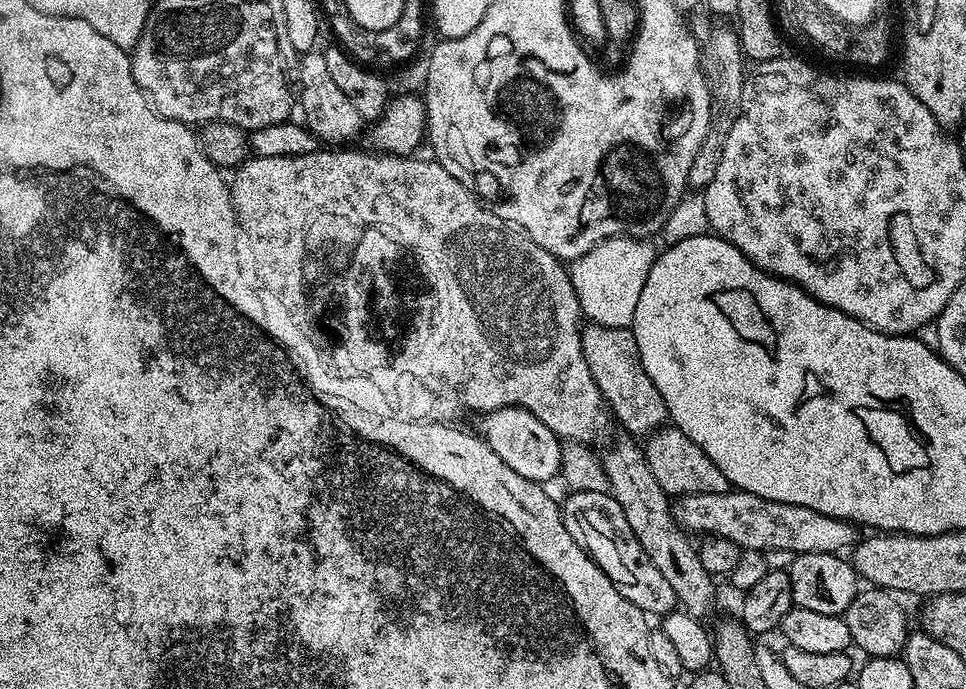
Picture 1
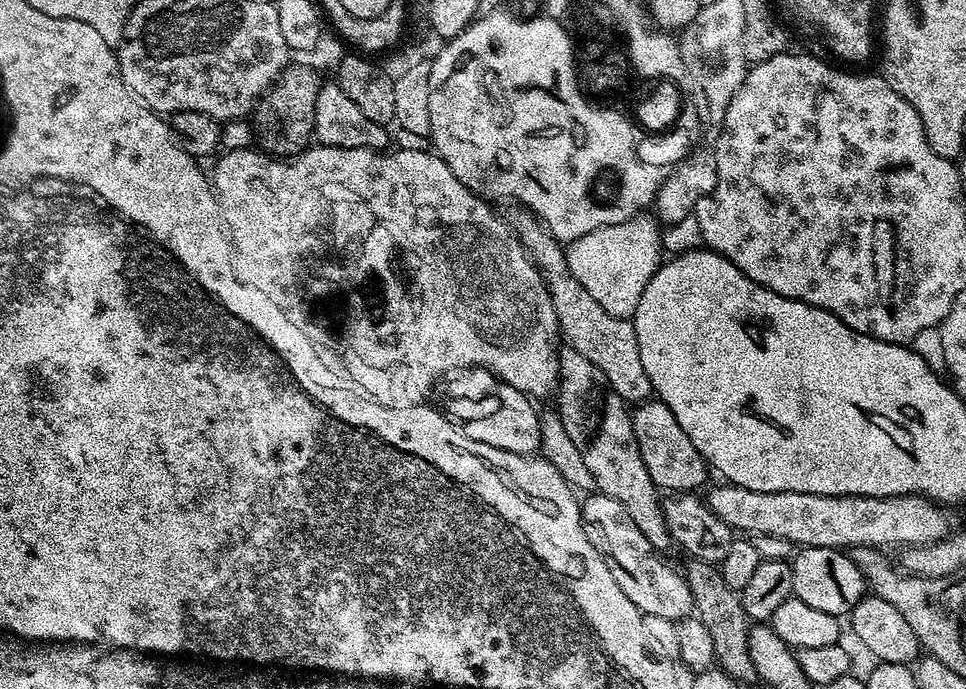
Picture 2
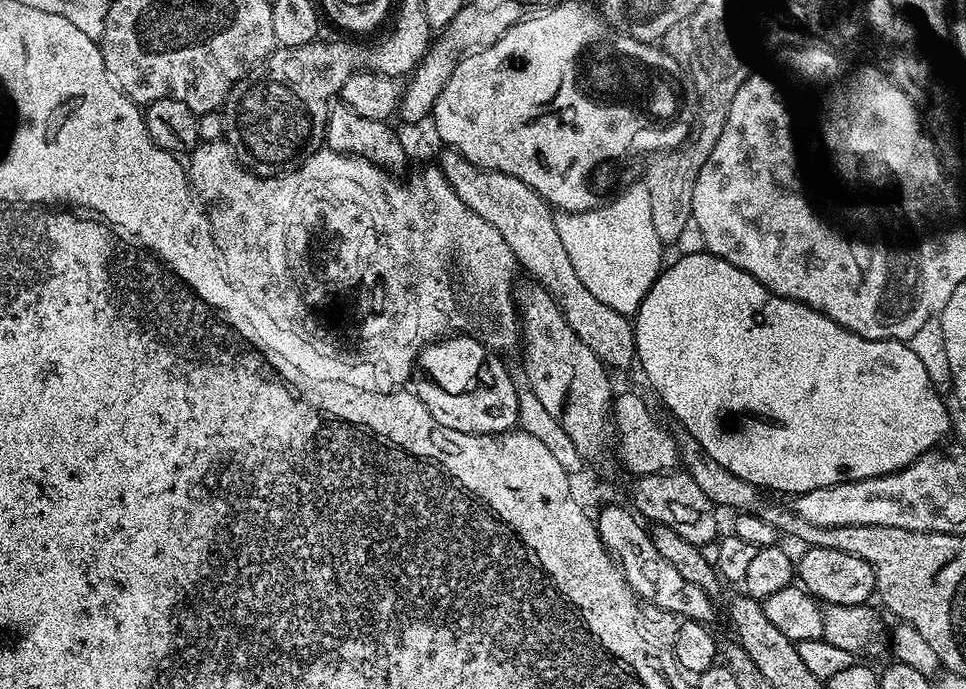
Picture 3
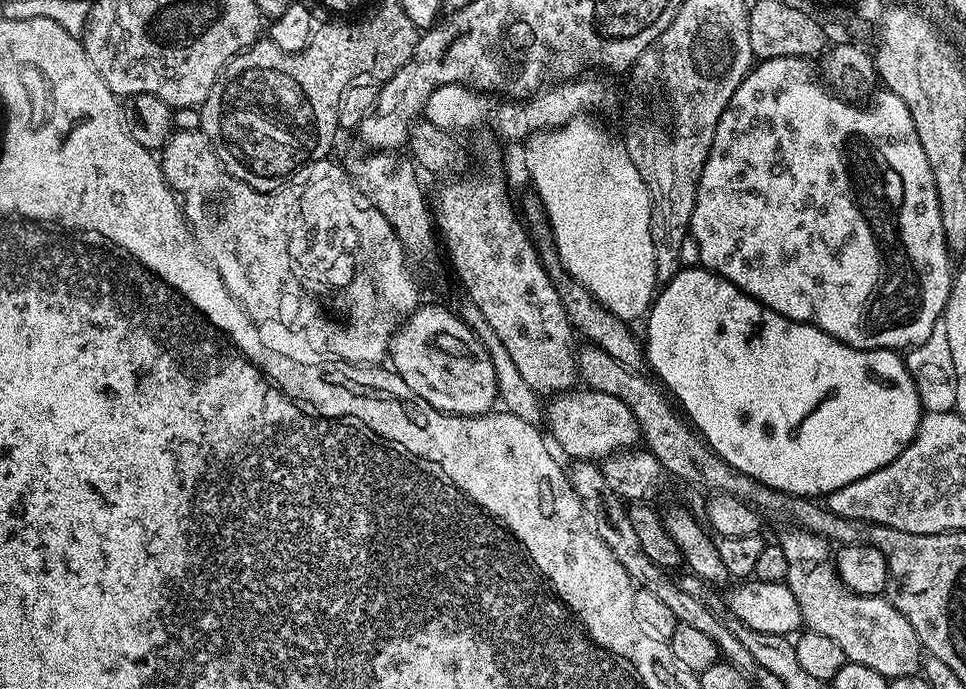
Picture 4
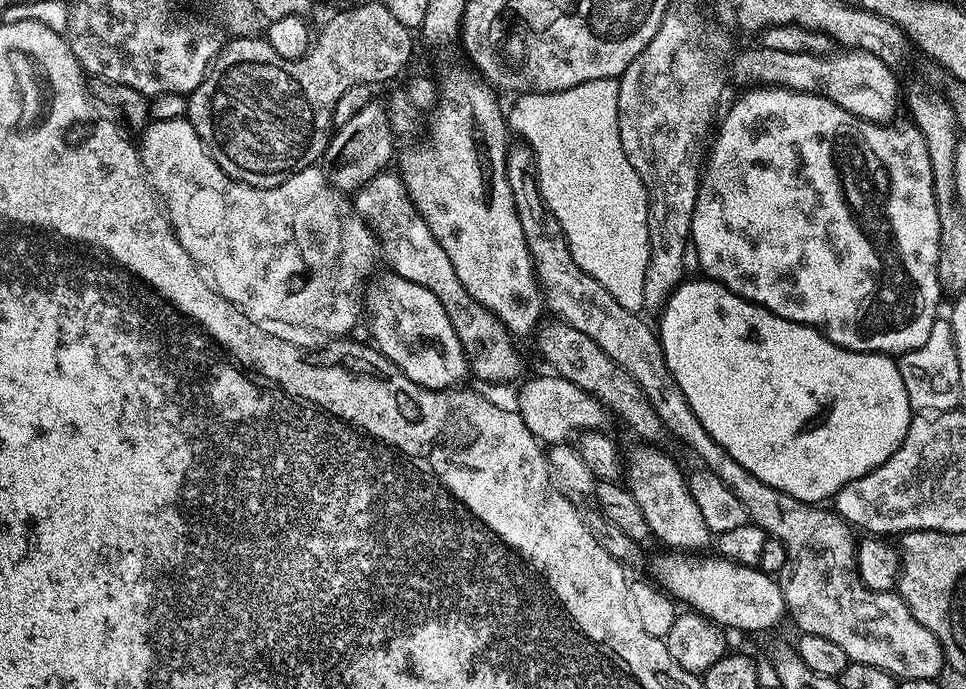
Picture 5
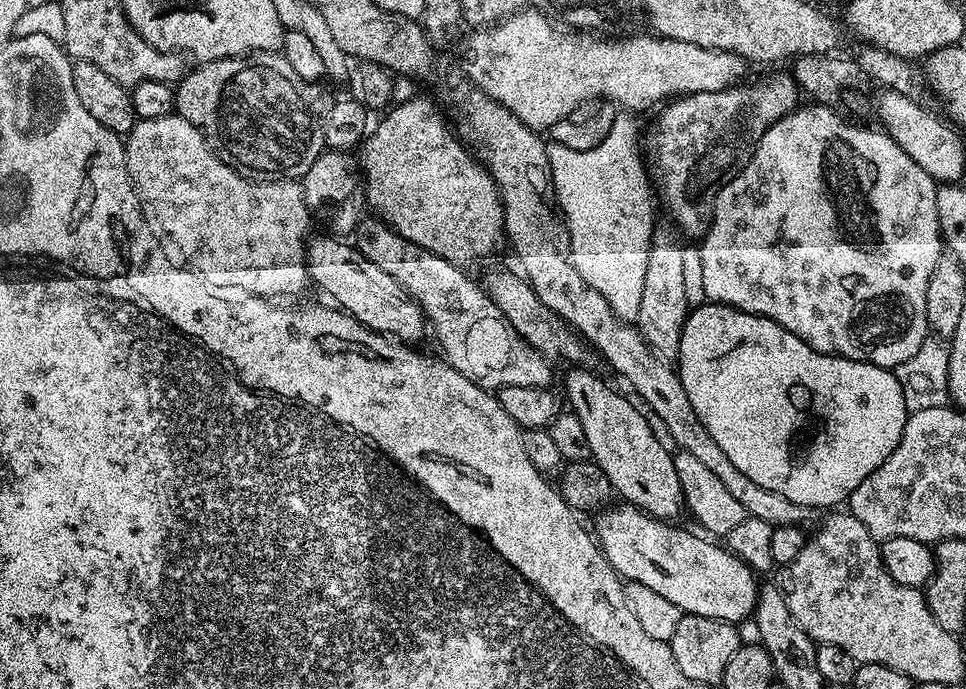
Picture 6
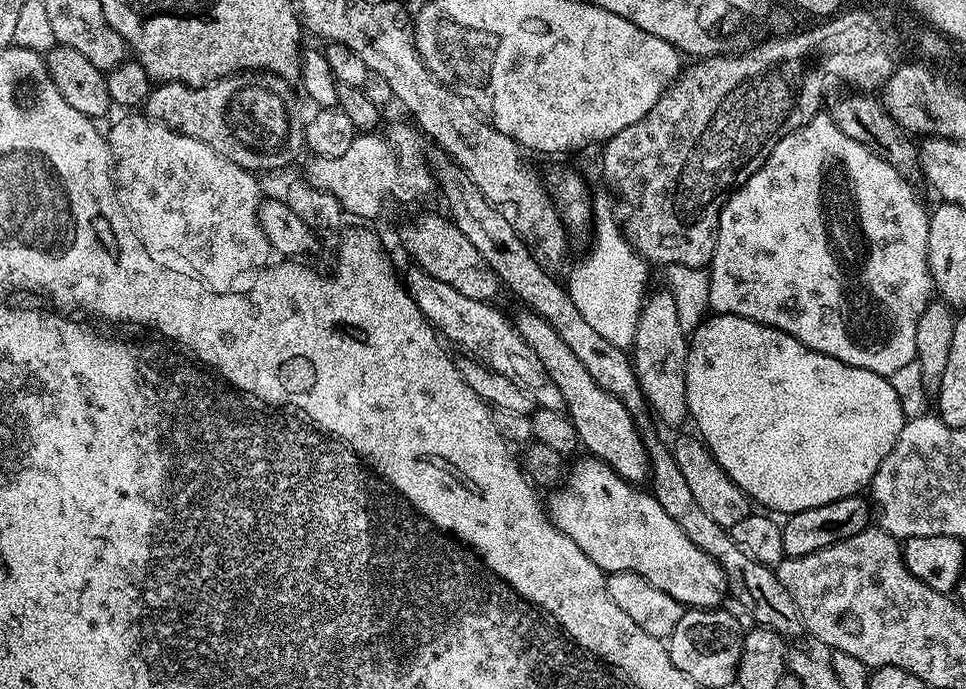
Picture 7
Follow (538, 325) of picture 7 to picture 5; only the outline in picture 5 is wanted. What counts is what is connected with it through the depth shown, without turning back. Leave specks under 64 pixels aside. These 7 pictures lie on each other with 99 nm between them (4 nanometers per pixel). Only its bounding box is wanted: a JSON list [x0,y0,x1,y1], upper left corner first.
[626,444,712,552]

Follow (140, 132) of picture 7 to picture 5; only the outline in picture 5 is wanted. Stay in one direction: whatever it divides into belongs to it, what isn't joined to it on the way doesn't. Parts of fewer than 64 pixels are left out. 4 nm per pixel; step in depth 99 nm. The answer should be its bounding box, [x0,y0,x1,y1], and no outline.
[139,118,376,332]

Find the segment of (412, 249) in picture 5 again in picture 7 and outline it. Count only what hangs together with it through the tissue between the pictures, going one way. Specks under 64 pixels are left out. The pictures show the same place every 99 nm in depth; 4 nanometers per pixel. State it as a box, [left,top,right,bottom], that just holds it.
[406,267,564,410]

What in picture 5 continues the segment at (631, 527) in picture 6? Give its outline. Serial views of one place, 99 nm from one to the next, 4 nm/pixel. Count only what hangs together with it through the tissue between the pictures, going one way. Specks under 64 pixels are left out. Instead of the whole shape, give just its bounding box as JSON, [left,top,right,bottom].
[652,550,786,632]

